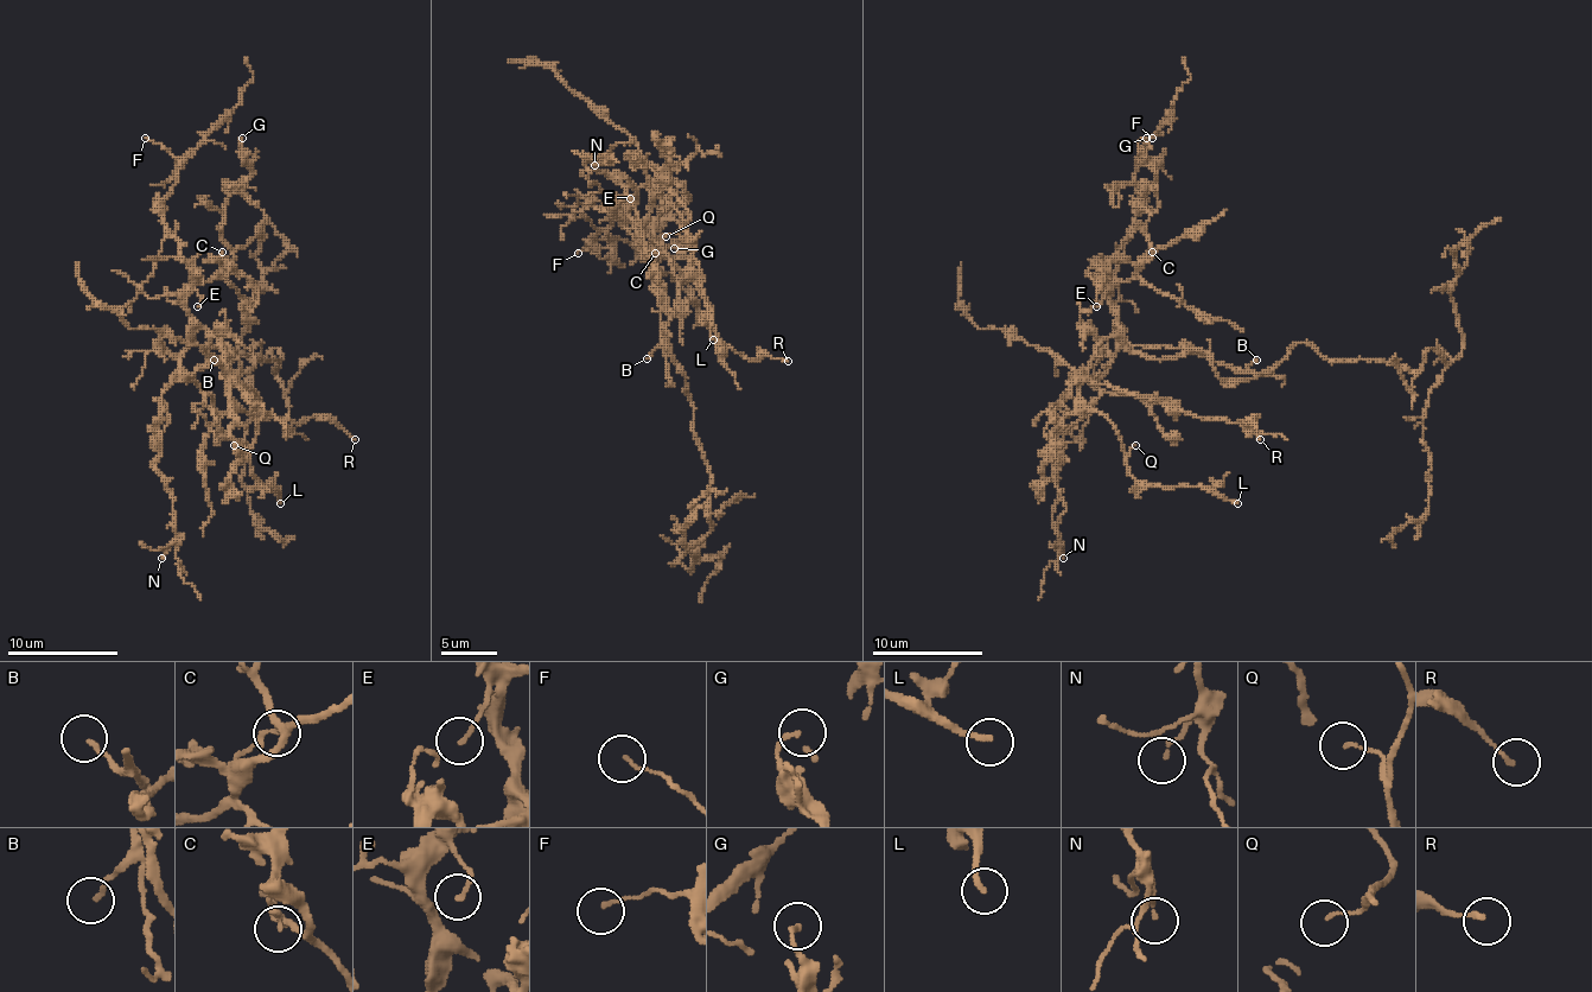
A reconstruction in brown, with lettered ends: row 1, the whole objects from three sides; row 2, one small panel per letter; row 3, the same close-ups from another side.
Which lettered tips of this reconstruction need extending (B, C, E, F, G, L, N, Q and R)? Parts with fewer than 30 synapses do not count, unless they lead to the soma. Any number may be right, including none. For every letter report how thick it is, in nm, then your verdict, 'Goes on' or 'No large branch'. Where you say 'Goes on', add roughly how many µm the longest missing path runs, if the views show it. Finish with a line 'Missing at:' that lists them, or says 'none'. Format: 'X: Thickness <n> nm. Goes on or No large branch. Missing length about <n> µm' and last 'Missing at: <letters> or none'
B: Thickness 120 nm. No large branch
C: Thickness 170 nm. No large branch
E: Thickness 130 nm. No large branch
F: Thickness 110 nm. No large branch
G: Thickness 160 nm. No large branch
L: Thickness 190 nm. No large branch
N: Thickness 120 nm. No large branch
Q: Thickness 110 nm. No large branch
R: Thickness 140 nm. No large branch
Missing at: none

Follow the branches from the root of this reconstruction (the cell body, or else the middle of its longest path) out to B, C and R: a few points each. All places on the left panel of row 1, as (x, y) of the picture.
B: (234, 373), (228, 373), (214, 360)
C: (234, 373), (228, 356), (217, 345), (201, 345), (195, 339), (186, 306), (186, 296), (220, 268), (222, 252)
R: (234, 373), (217, 345), (203, 345), (217, 337), (228, 373), (272, 418), (338, 423), (355, 439)

